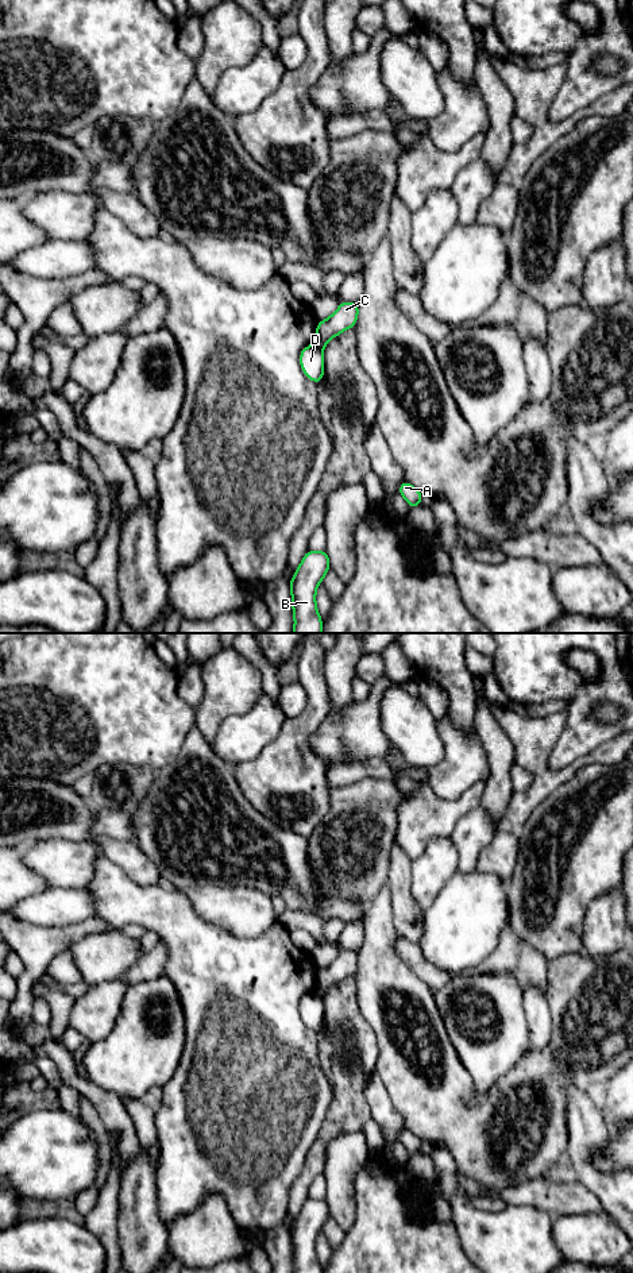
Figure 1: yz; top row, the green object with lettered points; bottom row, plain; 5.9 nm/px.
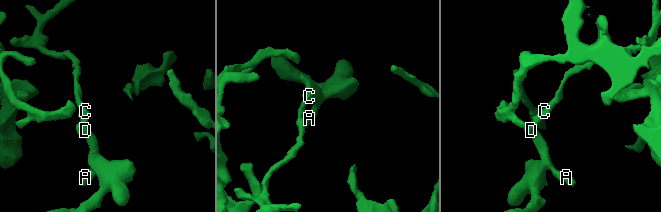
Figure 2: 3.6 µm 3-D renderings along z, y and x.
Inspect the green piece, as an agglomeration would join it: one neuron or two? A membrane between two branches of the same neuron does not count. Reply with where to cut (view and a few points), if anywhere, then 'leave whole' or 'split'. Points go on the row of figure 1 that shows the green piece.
yz (315, 343), (321, 350) | split

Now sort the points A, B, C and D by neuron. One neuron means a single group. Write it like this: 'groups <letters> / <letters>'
groups A B D / C

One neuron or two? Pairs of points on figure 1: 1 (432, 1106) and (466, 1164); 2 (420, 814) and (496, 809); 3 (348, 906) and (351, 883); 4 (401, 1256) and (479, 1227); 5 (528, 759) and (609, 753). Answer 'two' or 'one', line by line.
1: one
2: two
3: two
4: two
5: one

